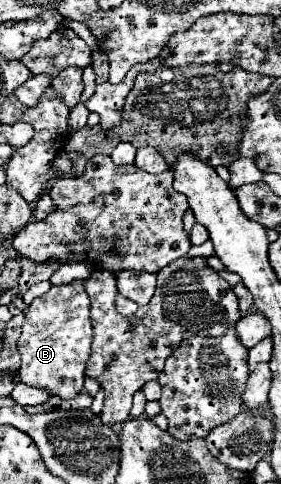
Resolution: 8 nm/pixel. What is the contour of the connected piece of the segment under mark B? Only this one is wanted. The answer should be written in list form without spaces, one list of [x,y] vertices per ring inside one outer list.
[[[75,280],[71,284],[51,286],[51,290],[45,296],[35,298],[25,312],[23,332],[17,340],[17,350],[21,354],[21,382],[43,388],[51,396],[63,400],[75,398],[83,390],[85,364],[91,352],[91,334],[89,298],[83,290],[83,282]]]

